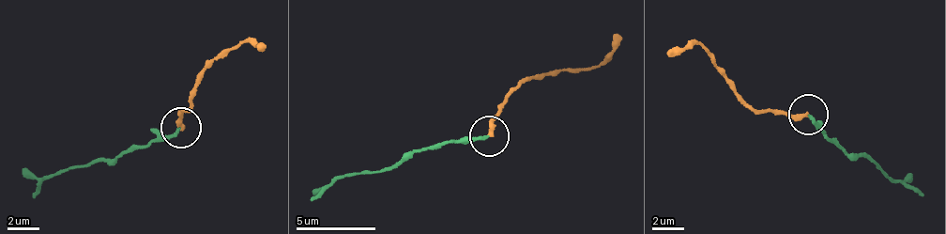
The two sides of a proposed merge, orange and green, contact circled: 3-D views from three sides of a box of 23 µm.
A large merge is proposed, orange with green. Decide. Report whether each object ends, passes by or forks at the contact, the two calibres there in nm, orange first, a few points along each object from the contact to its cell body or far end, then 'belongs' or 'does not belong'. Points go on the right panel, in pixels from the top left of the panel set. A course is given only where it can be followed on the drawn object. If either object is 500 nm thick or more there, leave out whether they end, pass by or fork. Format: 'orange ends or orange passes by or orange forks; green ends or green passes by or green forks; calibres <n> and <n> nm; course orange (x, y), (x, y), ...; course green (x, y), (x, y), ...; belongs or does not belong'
orange ends; green ends; calibres 320 and 180 nm; course orange (807, 114), (758, 111), (721, 74), (696, 40), (666, 55); course green (807, 114), (847, 153), (868, 157), (892, 179), (904, 181), (911, 174); belongs

